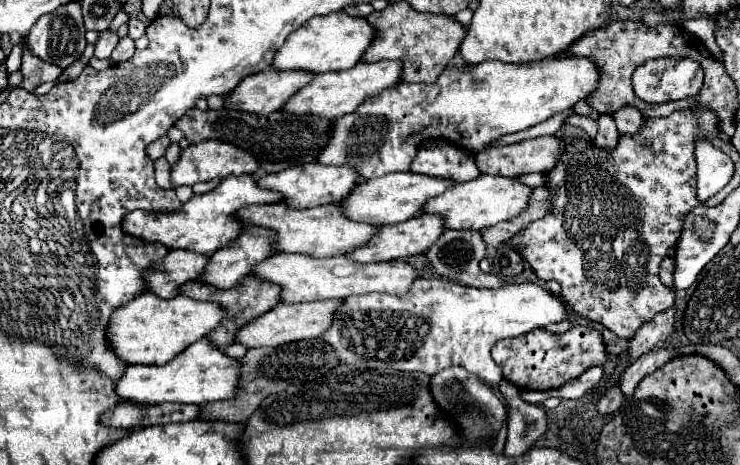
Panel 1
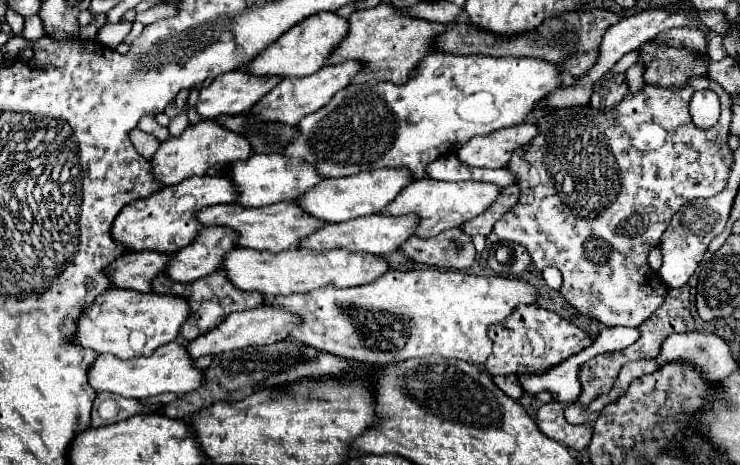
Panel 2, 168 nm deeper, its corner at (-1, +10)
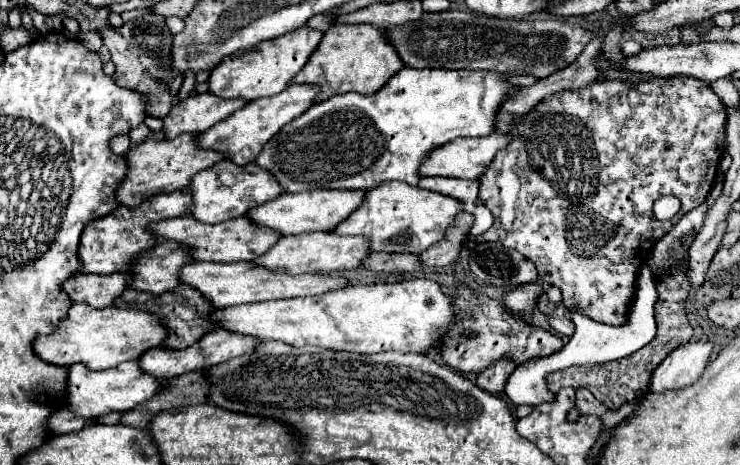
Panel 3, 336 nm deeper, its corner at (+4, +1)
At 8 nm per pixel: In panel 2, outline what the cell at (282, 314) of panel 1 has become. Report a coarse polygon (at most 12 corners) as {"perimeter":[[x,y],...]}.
{"perimeter":[[278,308],[234,312],[188,342],[200,356],[286,340],[298,316]]}

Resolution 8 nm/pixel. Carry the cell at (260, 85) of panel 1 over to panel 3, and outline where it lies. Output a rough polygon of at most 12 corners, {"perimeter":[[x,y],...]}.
{"perimeter":[[199,93],[163,119],[165,137],[203,133],[247,105]]}

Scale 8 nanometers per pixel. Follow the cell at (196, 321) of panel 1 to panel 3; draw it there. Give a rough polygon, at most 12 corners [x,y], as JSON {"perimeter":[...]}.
{"perimeter":[[73,303],[35,339],[51,365],[137,361],[163,325],[133,309]]}

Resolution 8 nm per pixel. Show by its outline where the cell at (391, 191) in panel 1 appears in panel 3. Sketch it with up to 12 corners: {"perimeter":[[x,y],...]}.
{"perimeter":[[363,189],[283,193],[247,213],[281,235],[333,231]]}

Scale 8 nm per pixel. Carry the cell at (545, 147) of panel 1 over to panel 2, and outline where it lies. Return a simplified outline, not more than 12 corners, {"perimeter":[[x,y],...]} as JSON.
{"perimeter":[[532,122],[474,136],[456,150],[466,166],[504,168],[536,136]]}

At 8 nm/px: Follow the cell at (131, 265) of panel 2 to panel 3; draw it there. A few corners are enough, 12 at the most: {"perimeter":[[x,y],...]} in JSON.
{"perimeter":[[77,273],[63,283],[75,303],[111,307],[131,273]]}

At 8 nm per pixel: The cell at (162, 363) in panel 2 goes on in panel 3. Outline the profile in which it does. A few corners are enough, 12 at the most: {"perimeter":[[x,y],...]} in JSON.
{"perimeter":[[137,361],[69,365],[63,407],[81,417],[129,411],[159,393]]}

